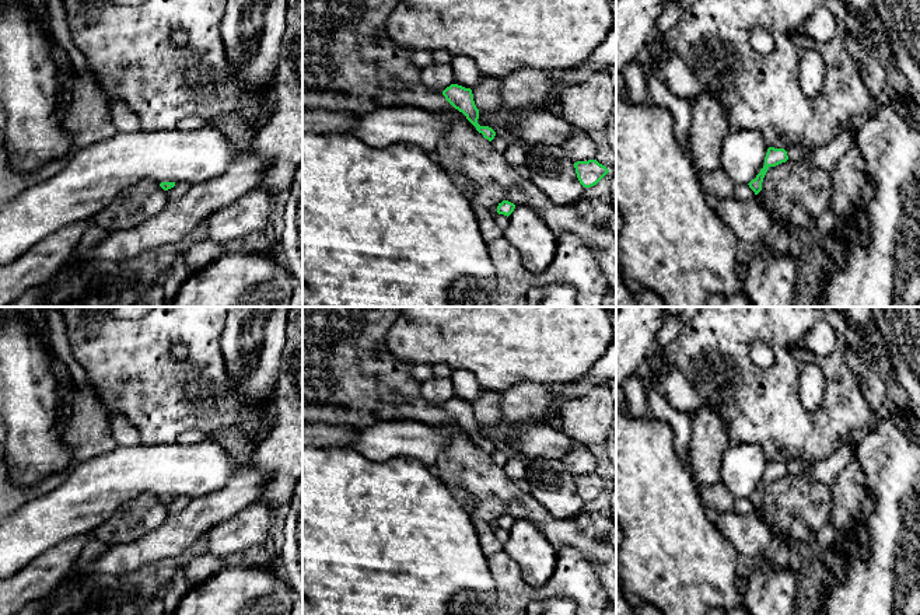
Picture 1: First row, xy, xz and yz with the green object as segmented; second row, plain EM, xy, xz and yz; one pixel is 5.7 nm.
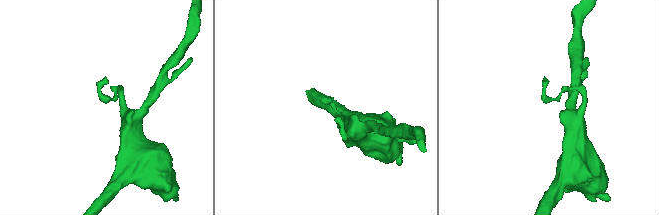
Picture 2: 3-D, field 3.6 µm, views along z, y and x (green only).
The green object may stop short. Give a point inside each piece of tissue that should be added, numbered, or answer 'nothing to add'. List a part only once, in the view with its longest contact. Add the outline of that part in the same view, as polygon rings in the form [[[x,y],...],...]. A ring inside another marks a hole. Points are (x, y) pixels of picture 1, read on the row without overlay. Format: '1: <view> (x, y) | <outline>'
nothing to add

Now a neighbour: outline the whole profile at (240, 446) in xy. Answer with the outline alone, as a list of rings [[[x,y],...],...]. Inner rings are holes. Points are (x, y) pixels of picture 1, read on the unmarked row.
[[[237,427],[221,430],[211,438],[223,445],[238,461],[241,468],[252,464],[256,447],[259,444],[258,438],[248,437]]]

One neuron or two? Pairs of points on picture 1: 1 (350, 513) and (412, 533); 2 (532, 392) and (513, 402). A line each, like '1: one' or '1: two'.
1: one
2: one

